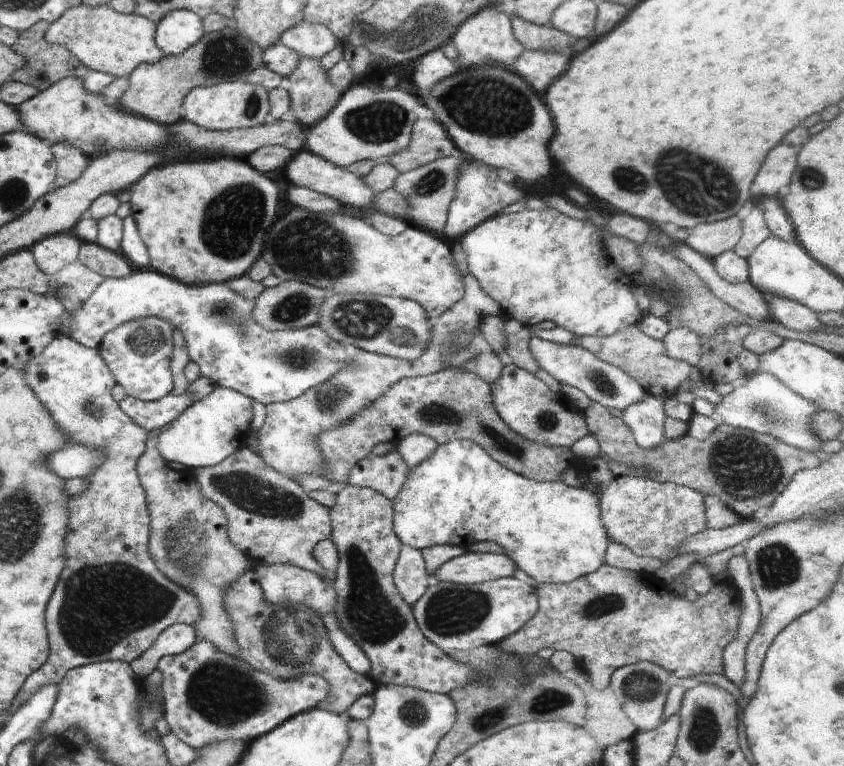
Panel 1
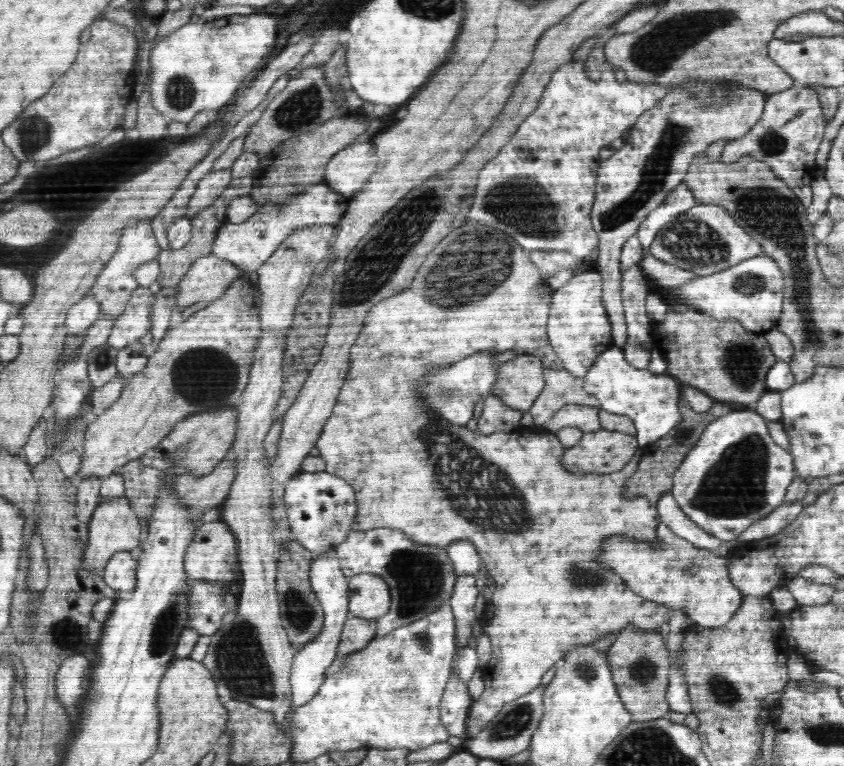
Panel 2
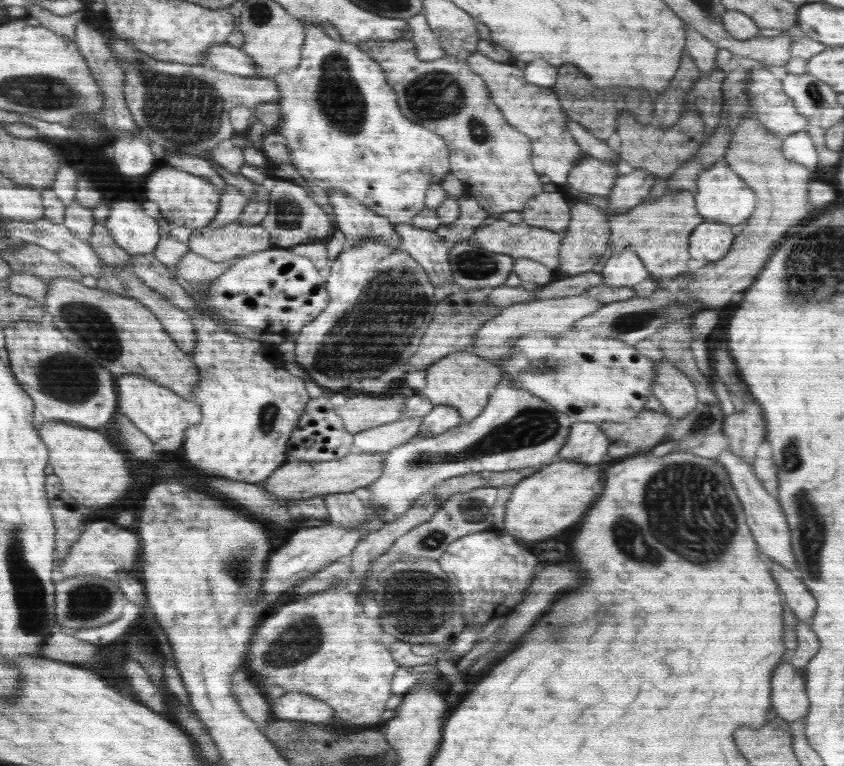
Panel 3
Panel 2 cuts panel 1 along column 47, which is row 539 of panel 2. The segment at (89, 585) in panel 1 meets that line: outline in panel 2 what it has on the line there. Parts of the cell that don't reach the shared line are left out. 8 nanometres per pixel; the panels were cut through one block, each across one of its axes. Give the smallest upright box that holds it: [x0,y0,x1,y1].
[336,524,744,636]

